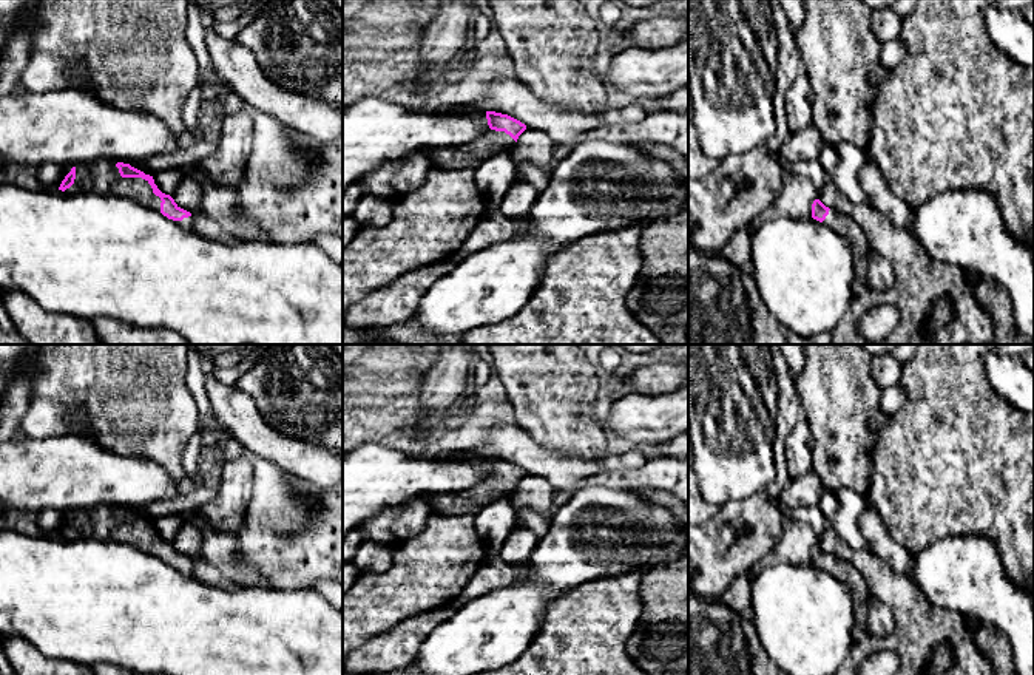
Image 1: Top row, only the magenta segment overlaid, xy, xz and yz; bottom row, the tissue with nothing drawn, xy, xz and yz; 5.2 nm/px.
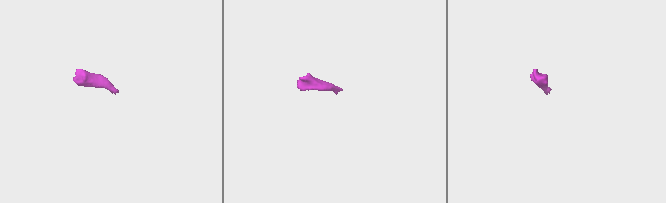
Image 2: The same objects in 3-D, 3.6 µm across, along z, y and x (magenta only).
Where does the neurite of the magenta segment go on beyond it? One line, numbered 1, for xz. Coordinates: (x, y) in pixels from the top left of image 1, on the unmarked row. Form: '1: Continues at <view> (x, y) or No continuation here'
1: Continues at xz (471, 501)

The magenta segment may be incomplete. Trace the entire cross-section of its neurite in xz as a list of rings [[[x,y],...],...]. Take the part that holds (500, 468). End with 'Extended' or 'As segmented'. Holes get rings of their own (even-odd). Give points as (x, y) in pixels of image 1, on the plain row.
[[[486,457],[486,465],[491,476],[475,487],[458,494],[427,496],[424,500],[438,514],[475,516],[495,499],[512,494],[519,482],[526,476],[525,470],[508,460]]]. Extended

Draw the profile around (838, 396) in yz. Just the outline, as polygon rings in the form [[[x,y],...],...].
[[[803,344],[803,351],[806,365],[795,377],[795,389],[813,437],[813,471],[835,493],[869,494],[873,449],[887,422],[880,411],[883,389],[873,380],[873,355],[863,344]]]

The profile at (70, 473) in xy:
[[[19,428],[9,440],[0,442],[0,504],[11,511],[39,514],[45,508],[79,513],[99,505],[136,507],[176,493],[177,483],[156,462],[108,453],[79,436],[29,439]]]

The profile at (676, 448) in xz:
[[[688,432],[659,445],[661,457],[688,460]]]

